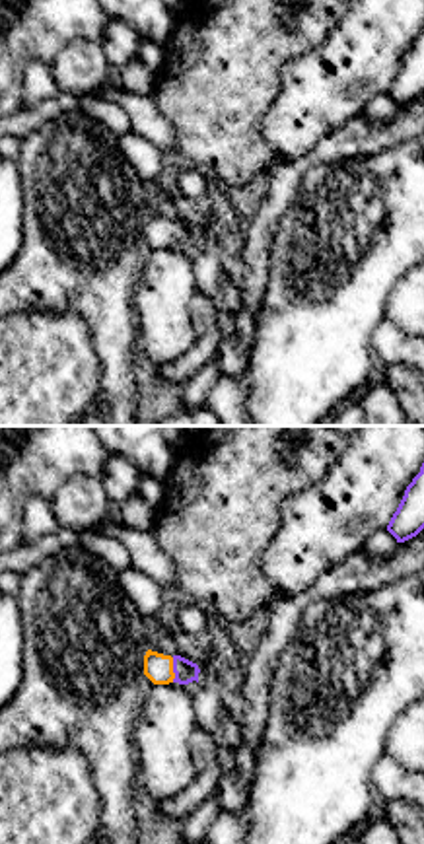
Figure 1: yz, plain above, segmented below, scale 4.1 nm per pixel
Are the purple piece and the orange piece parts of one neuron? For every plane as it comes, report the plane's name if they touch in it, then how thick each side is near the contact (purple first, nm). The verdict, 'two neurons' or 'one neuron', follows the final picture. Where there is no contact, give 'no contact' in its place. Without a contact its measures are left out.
contact in yz; calibres 100 and 120 nm

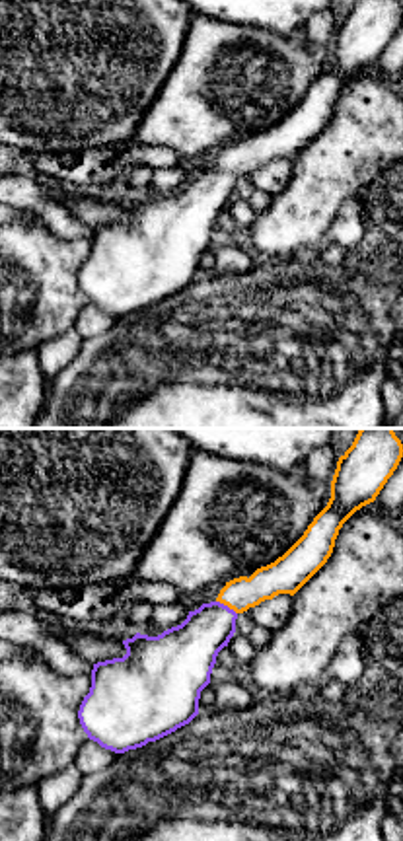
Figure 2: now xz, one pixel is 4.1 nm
contact in xz; calibres 240 and 140 nm

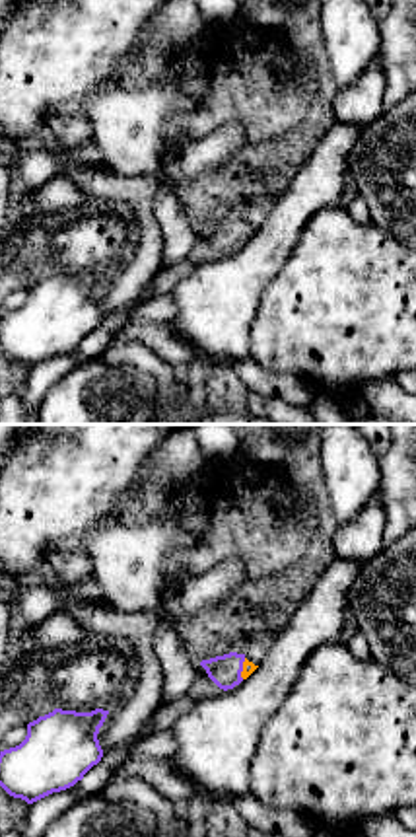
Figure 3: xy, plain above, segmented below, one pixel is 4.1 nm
contact in xy; calibres 130 and 50 nm

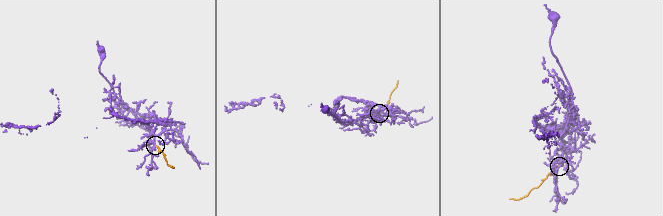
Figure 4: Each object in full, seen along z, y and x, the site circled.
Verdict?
one neuron

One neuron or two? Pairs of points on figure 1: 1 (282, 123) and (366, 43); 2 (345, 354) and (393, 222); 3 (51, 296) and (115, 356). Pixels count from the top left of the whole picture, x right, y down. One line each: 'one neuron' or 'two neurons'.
1: one neuron
2: one neuron
3: one neuron

